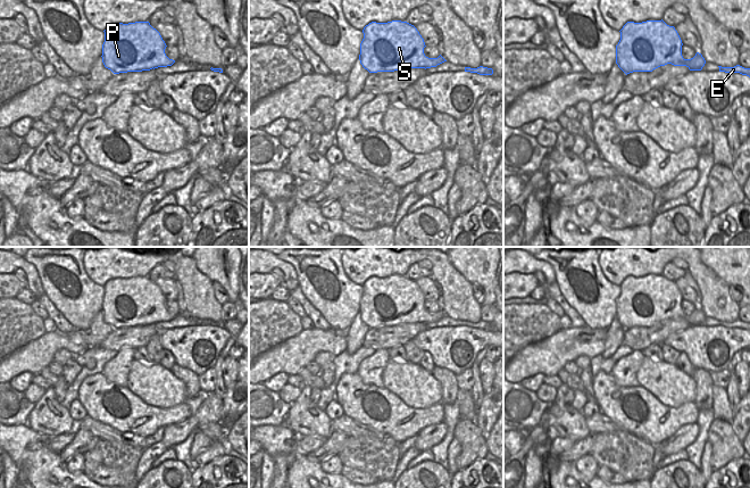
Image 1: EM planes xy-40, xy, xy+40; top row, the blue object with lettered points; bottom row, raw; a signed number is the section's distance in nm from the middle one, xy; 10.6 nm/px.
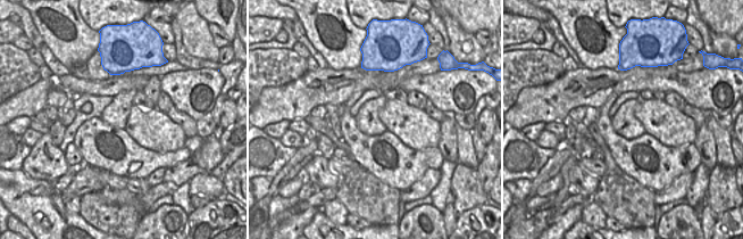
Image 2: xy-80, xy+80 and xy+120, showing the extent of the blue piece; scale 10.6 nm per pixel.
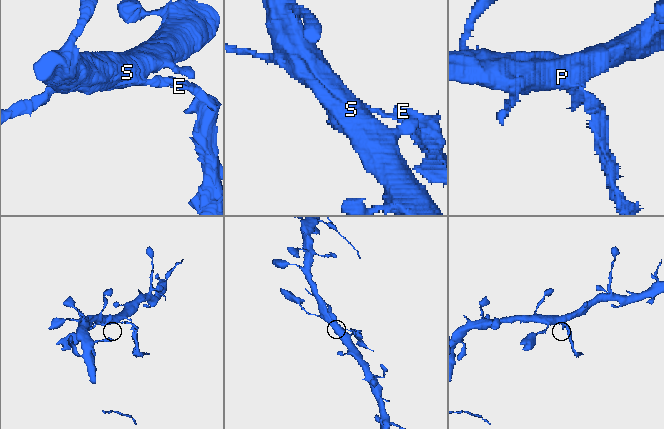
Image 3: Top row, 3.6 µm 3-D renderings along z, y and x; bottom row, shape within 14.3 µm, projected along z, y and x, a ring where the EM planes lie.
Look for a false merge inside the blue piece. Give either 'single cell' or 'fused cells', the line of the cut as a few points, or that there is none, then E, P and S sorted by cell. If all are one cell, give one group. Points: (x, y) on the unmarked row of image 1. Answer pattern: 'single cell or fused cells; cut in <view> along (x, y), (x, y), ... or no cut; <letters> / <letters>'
fused cells; cut in xy+40 along (693, 313), (688, 321); E / P S

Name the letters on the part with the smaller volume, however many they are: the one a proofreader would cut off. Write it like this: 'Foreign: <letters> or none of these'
Foreign: E

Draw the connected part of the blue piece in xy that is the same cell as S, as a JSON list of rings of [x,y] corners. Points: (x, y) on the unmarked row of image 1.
[[[401,275],[388,278],[372,276],[362,284],[364,293],[360,298],[359,315],[369,328],[394,326],[402,323],[431,323],[441,317],[438,313],[428,313],[424,308],[425,297],[417,283]]]

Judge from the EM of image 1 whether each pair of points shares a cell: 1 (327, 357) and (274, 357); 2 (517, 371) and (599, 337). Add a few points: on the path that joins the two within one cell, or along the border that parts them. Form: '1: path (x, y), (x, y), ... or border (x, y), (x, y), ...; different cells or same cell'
1: border (334, 355), (318, 353), (313, 360); different cells
2: path (538, 357), (549, 356), (559, 348), (578, 341); same cell

